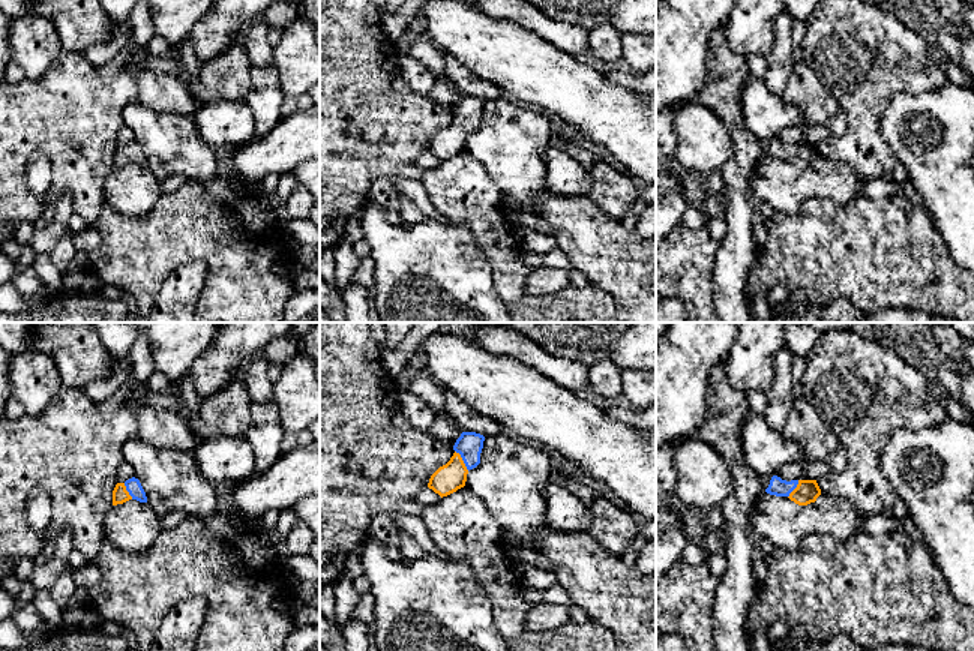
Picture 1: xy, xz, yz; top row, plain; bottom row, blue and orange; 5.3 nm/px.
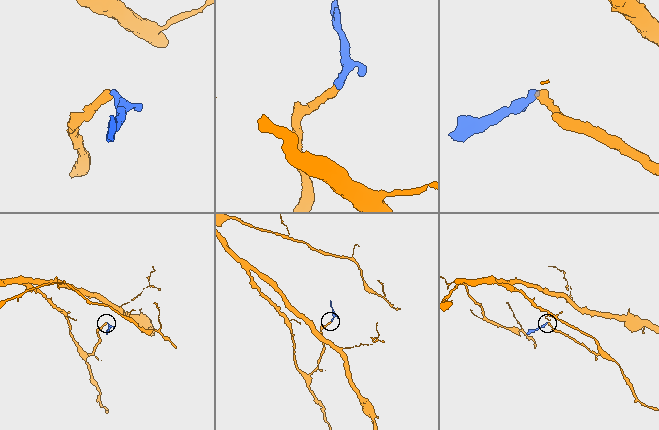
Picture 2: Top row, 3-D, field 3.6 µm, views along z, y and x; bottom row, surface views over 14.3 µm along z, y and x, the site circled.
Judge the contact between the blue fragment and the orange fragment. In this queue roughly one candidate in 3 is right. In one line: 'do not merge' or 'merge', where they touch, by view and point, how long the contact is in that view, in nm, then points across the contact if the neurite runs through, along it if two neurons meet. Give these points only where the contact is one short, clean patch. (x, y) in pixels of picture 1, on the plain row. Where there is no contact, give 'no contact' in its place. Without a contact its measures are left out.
merge; meets blue in xz at (462, 123); contact 130 nm long; runs through xz (470, 108), (462, 123), (447, 143)

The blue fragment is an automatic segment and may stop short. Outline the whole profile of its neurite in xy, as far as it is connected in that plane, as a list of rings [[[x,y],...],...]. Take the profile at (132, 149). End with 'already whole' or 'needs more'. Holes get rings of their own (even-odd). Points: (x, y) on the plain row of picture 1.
[[[132,141],[125,147],[117,147],[113,154],[113,170],[123,168],[129,164],[147,166],[146,156],[138,142]]]; needs more

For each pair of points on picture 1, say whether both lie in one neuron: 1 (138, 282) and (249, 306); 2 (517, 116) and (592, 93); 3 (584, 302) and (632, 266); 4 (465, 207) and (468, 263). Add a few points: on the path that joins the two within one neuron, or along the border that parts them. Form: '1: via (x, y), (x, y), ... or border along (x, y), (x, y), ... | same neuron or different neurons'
1: via (168, 252), (203, 252), (227, 276) | same neuron
2: border along (506, 96), (541, 108), (557, 122) | different neurons
3: border along (590, 284), (604, 288), (617, 306) | different neurons
4: border along (452, 221), (464, 225), (471, 233), (486, 257) | different neurons

